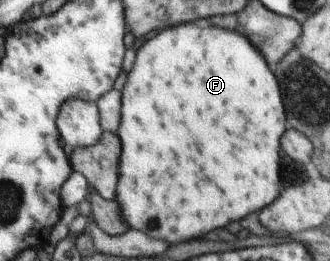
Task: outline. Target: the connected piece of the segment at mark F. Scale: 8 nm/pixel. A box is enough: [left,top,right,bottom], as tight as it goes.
[117,21,285,245]

